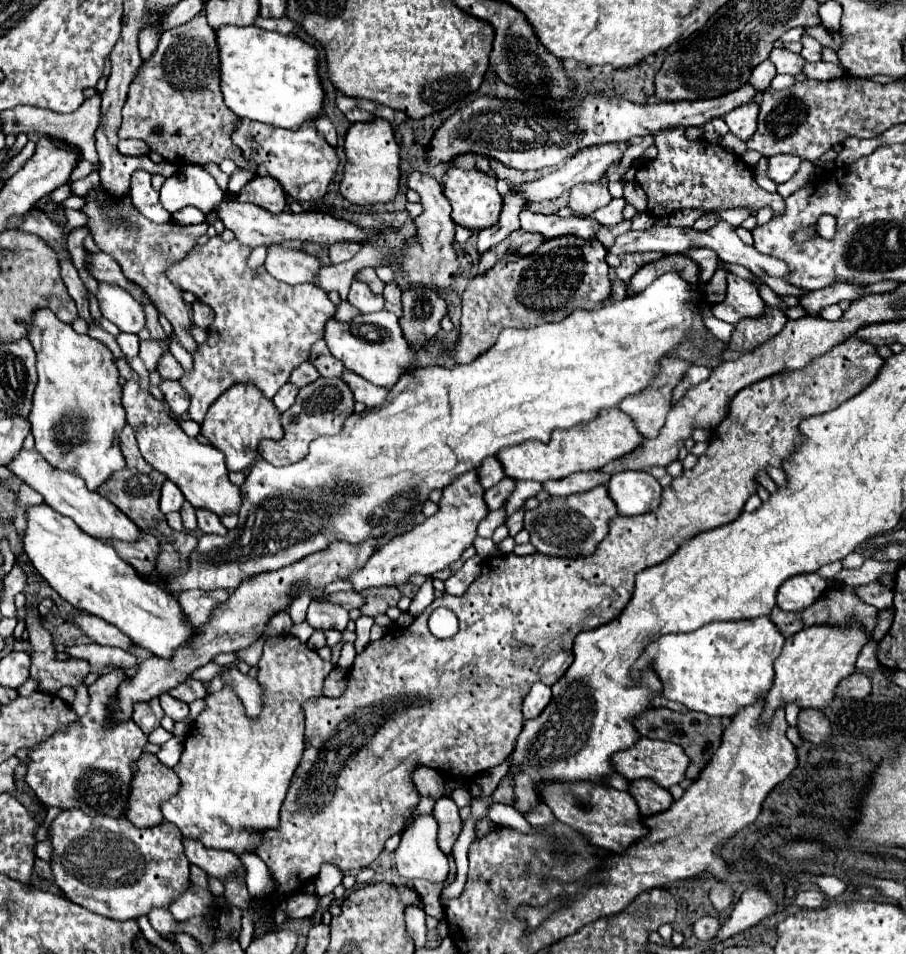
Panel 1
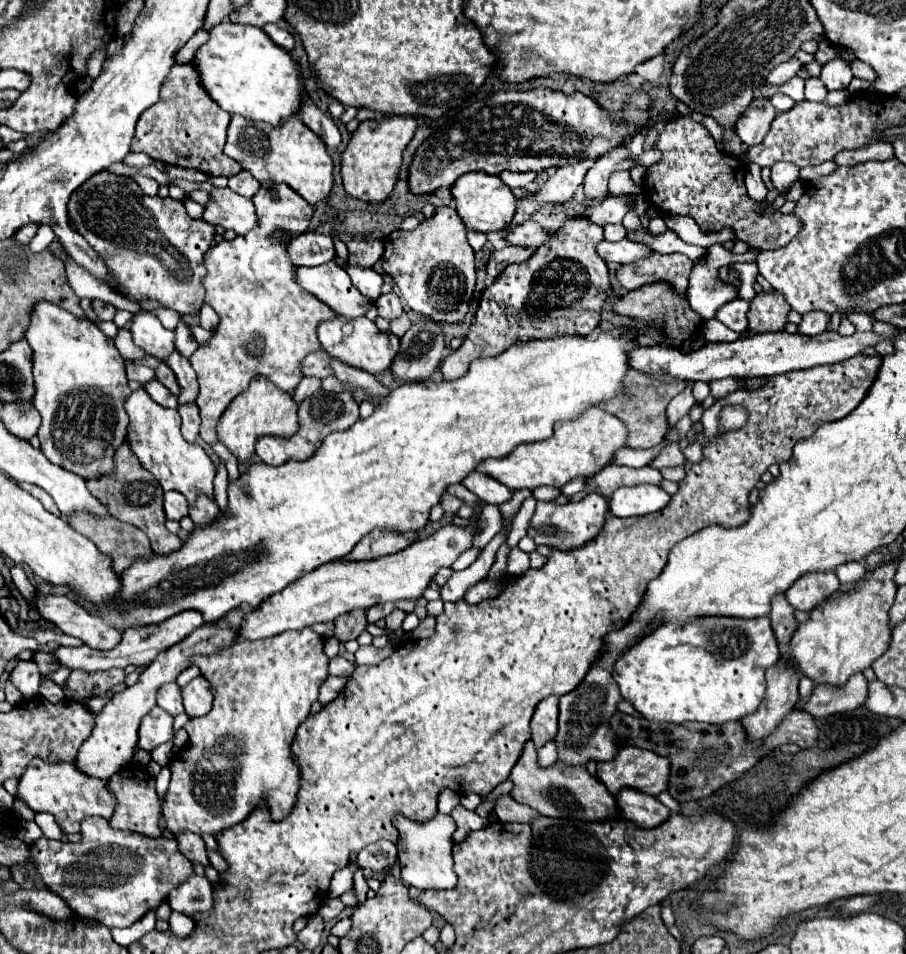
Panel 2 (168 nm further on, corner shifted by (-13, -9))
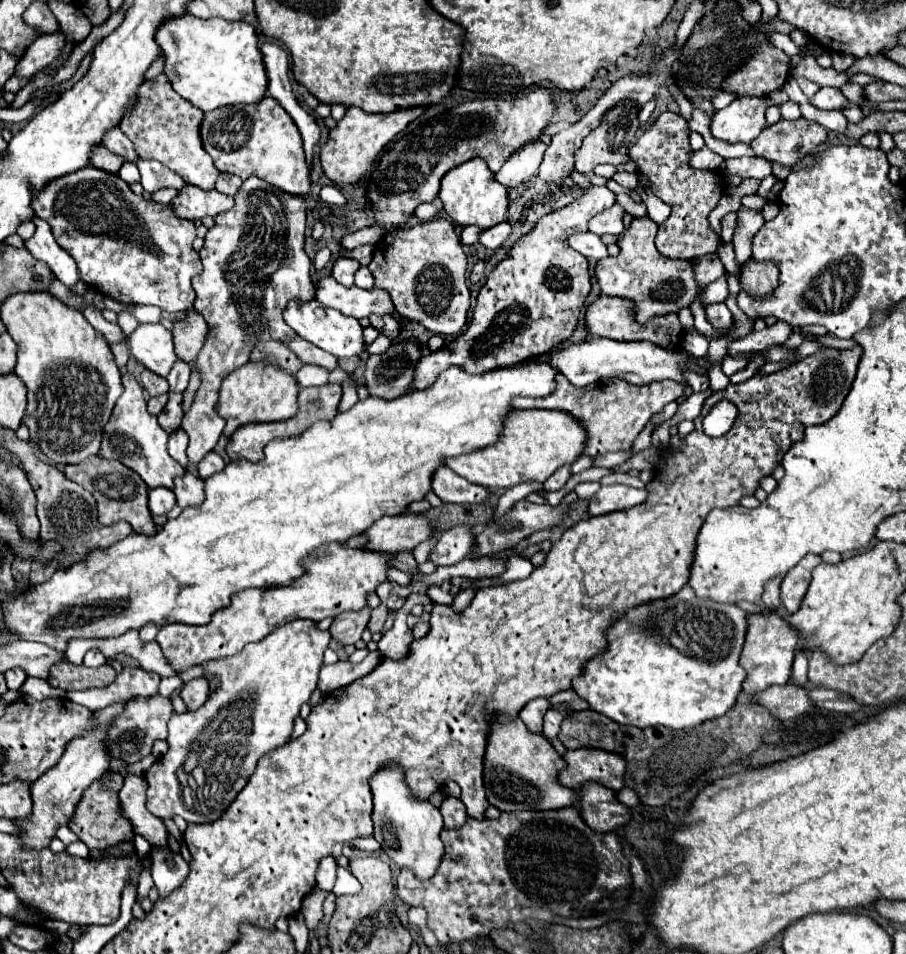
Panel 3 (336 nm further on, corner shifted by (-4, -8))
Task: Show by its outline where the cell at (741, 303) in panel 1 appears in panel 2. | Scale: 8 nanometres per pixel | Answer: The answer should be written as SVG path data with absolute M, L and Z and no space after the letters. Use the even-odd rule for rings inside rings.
M734 299L730 303L726 303L726 307L720 307L716 313L716 319L726 323L726 327L730 327L736 333L744 333L748 327L748 319L746 313L750 309L750 303L744 299Z

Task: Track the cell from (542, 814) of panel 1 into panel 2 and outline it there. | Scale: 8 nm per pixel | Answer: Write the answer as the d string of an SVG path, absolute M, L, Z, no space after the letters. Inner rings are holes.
M502 795L496 801L494 811L496 811L498 819L504 823L530 823L534 817L538 817L538 813L534 813L534 809L516 803L510 795Z

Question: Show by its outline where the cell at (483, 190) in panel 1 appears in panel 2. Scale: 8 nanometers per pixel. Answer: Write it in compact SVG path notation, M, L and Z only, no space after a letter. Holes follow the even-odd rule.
M484 171L462 175L458 177L458 183L452 185L450 191L456 201L456 211L462 217L466 229L492 233L492 231L502 231L512 223L512 217L516 213L516 197L512 189L508 189L502 183L502 179L498 179L498 175L486 175Z

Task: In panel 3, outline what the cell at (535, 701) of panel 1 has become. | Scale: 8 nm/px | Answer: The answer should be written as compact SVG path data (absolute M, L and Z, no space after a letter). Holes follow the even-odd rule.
M535 698L519 712L519 718L525 722L525 726L533 734L541 734L543 732L543 716L549 710L549 706L551 704L549 704L547 698Z

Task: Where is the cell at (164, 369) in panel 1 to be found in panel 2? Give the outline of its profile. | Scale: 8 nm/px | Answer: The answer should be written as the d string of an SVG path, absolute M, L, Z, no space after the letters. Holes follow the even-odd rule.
M160 363L160 365L156 367L156 381L164 383L164 387L168 387L172 395L178 395L180 387L178 387L178 383L176 383L176 375L170 371L170 367L168 367L166 363Z

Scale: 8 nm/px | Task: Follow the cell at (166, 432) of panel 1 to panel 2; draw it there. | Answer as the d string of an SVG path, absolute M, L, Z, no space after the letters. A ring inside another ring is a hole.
M138 389L126 399L126 411L130 419L126 441L130 443L132 453L138 457L142 467L156 477L156 481L162 485L164 491L182 493L190 505L196 501L200 493L214 497L212 481L214 481L216 469L200 445L190 445L182 439L180 415L176 409L166 409L154 403L144 389Z

